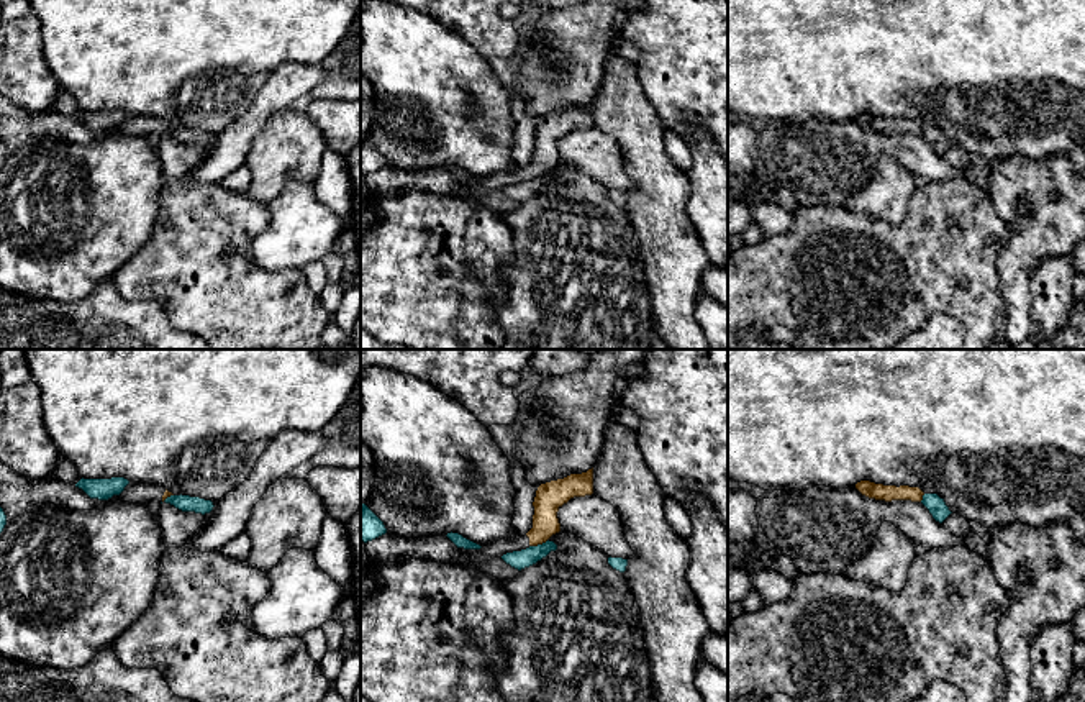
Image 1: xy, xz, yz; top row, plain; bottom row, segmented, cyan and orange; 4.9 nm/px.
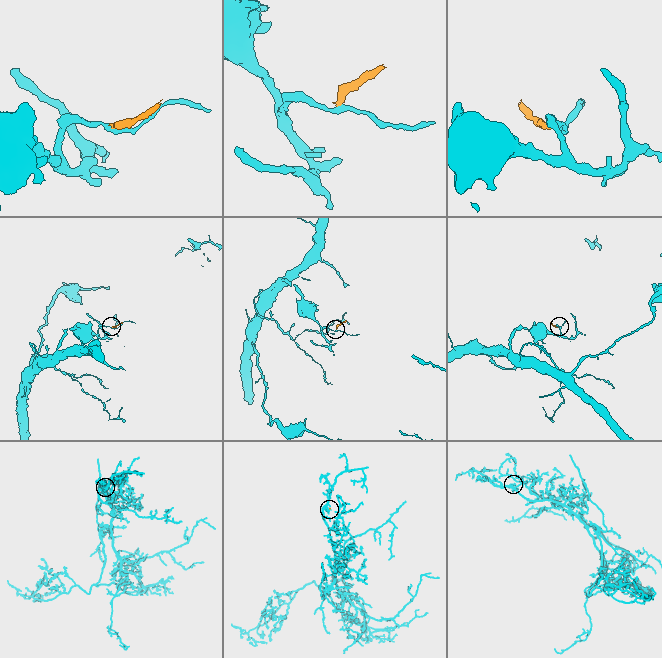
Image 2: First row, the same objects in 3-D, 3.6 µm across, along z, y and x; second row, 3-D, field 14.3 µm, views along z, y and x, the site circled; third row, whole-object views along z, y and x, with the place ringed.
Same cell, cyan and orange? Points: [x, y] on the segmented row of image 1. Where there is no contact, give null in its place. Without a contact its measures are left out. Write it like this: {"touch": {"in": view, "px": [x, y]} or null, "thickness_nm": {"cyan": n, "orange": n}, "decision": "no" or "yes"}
{"touch": {"in": "xz", "px": [538, 545]}, "thickness_nm": {"cyan": 90, "orange": 140}, "decision": "no"}

